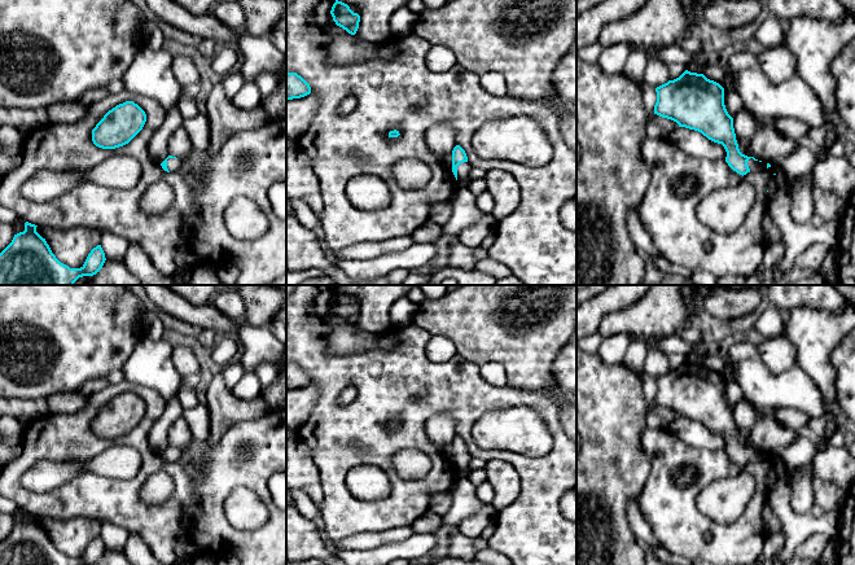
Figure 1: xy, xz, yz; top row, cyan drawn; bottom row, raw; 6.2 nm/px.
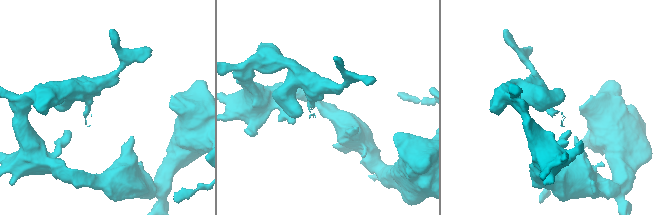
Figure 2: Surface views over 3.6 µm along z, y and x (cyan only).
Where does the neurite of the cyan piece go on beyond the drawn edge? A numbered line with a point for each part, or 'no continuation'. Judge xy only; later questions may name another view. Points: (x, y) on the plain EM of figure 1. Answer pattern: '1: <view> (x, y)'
1: xy (174, 455)

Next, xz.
1: xz (463, 459)

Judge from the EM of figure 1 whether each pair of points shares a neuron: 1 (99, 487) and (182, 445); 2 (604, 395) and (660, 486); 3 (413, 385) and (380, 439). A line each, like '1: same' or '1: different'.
1: different
2: different
3: same

